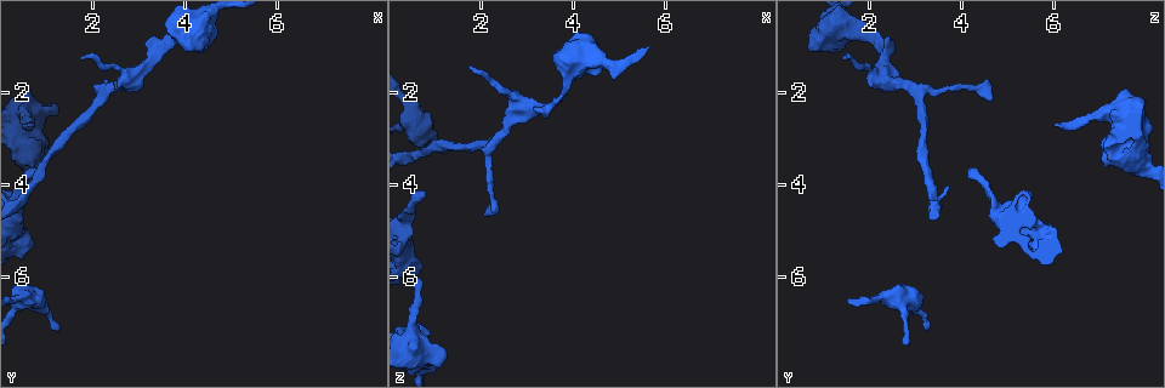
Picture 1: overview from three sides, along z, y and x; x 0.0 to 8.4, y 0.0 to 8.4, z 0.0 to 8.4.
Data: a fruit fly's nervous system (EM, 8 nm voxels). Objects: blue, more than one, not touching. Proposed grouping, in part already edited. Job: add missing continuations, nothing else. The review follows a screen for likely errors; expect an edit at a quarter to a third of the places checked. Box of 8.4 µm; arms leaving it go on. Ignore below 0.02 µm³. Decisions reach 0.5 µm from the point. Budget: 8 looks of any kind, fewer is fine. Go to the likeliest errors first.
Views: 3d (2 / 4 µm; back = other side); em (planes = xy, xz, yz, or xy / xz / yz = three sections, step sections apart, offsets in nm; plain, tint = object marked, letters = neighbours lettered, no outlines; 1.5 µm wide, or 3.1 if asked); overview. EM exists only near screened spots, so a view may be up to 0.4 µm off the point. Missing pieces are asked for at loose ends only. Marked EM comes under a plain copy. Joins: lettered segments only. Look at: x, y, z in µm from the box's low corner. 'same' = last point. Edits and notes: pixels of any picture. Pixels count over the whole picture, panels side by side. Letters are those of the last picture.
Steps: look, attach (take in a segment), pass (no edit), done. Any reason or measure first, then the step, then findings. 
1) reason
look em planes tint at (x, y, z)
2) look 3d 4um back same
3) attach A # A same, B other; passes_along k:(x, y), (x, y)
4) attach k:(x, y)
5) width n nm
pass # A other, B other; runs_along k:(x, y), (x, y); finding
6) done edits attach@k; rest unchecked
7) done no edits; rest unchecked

branch stops here
look 3d 2um at (1.25, 7.10, 3.25)

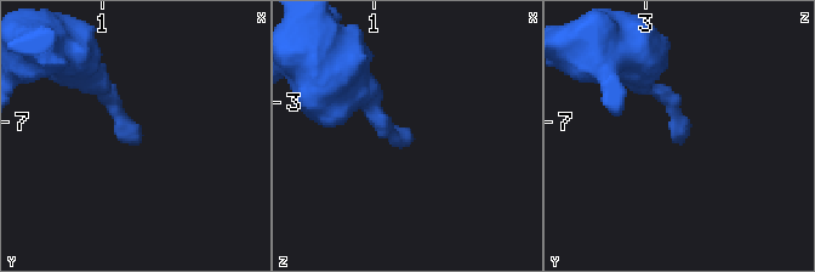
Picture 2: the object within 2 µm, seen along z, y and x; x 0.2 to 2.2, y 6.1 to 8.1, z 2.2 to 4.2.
look em xy step 8 letters at (1.26, 7.14, 3.22)

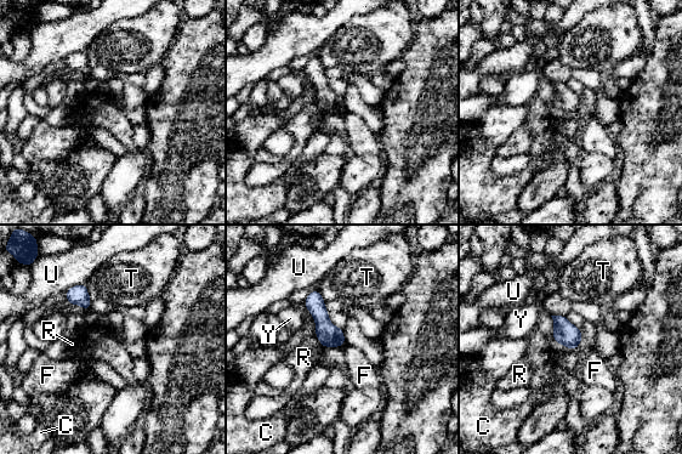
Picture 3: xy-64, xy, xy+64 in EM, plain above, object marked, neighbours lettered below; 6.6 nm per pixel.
longest_contact U 150 nm
pass # C other, F other, R other, T other, U other, Y other; border 3:(345, 342), (339, 346); no lettered segment goes on from it

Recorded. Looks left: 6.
free end
look em yz step 8 tint at (0.80, 3.70, 4.10)

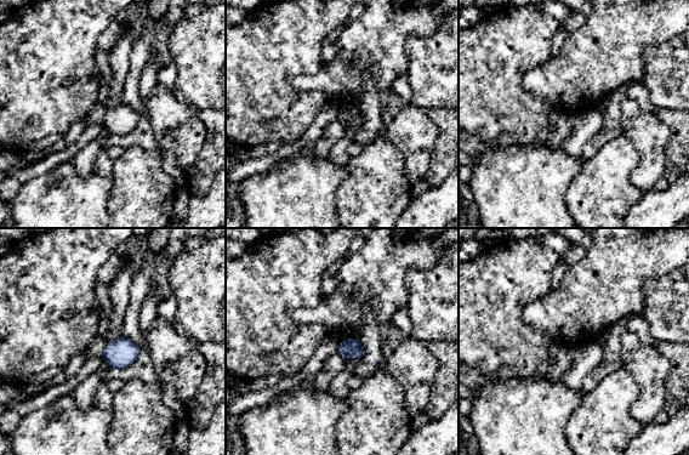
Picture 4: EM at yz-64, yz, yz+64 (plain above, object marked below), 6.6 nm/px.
cut it another way
look em planes letters same

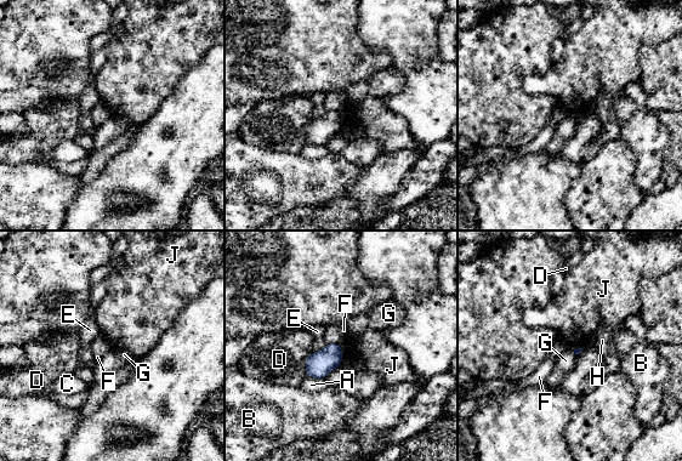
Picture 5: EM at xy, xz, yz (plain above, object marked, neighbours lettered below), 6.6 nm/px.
longest_contact D 180 nm
pass # A other, B other, C other, D other, E other, F other, G other, H other, J other; none of them fits

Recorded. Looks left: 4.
look em xy step 8 tint at (1.75, 1.30, 1.50)

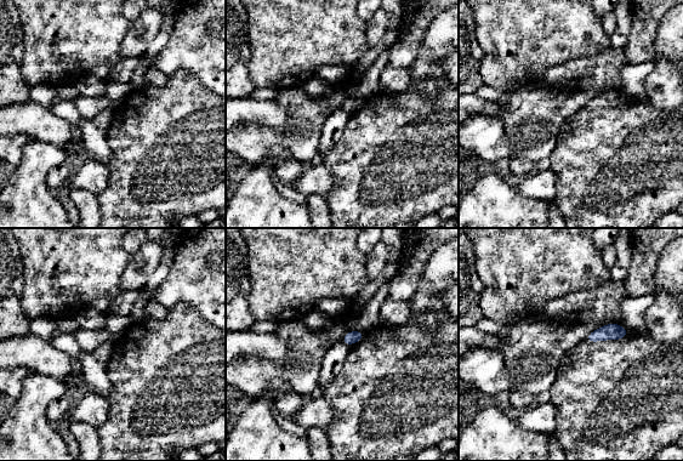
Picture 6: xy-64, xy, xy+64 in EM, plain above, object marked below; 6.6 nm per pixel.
another direction
look em planes letters same

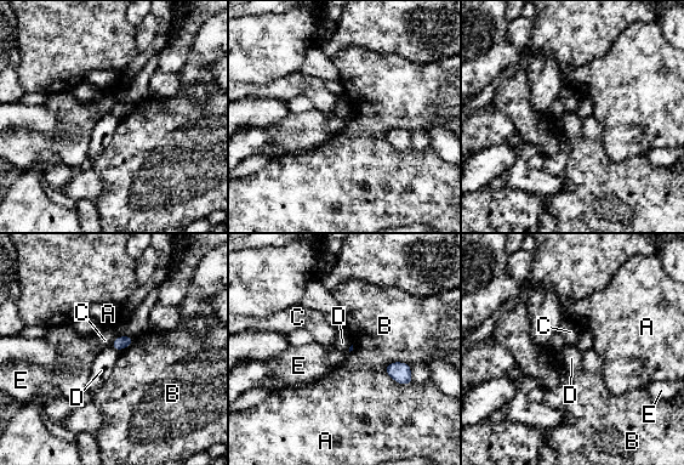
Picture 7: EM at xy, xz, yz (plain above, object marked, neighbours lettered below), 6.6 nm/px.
pass # A other, B other, C other, D other, E other; border 7:(112, 345), (118, 351); no lettered segment goes on from it

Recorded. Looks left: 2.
done no edits; rest unchecked

